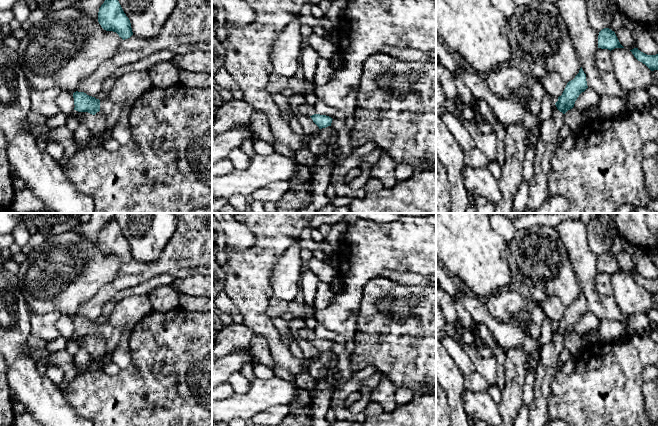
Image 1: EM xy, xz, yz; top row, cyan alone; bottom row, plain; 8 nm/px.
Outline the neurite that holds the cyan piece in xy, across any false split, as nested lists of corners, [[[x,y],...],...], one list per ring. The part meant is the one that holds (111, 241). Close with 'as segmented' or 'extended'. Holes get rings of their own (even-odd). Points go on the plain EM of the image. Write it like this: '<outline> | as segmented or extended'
[[[115,218],[105,224],[99,232],[98,246],[104,254],[116,256],[123,264],[133,259],[130,244]]] | as segmented

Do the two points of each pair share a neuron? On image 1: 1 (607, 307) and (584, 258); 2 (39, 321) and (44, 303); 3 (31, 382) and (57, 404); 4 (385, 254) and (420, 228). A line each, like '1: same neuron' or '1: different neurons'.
1: same neuron
2: different neurons
3: same neuron
4: same neuron

